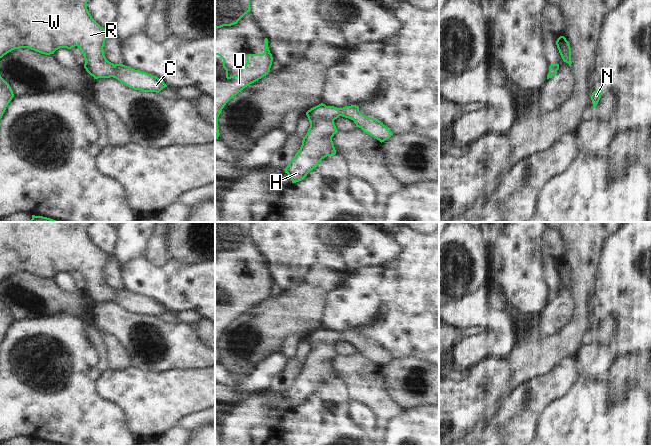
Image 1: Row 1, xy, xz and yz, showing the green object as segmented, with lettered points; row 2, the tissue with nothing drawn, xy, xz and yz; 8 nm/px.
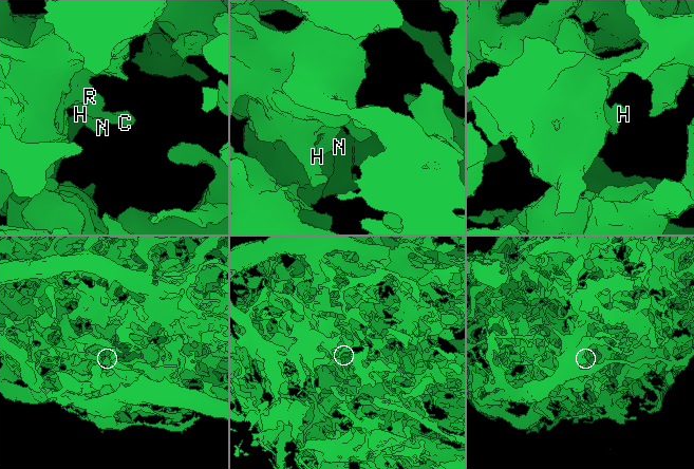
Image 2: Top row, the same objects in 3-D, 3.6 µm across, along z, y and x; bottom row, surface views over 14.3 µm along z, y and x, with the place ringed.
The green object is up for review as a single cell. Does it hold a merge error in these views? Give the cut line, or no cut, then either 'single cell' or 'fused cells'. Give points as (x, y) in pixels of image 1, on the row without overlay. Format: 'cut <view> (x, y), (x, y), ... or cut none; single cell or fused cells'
cut none; single cell

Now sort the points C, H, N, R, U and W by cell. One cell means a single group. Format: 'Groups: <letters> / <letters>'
Groups: C H N R U W.

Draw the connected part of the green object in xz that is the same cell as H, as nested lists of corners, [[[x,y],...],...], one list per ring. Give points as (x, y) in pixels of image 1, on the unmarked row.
[[[321,327],[308,334],[306,339],[310,346],[308,356],[300,373],[284,393],[292,407],[303,404],[322,383],[336,378],[332,361],[338,356],[334,344],[339,340],[353,344],[356,351],[381,367],[393,359],[381,345],[363,339],[356,329],[337,332]]]

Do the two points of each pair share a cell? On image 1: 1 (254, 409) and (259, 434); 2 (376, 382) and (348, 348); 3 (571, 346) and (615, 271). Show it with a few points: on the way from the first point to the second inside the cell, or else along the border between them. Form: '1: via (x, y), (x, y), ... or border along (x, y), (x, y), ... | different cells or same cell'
1: border along (264, 424), (253, 426), (249, 430), (248, 435) | different cells
2: border along (356, 351), (350, 355), (338, 355) | different cells
3: border along (597, 277), (596, 301), (598, 310), (601, 313) | different cells

